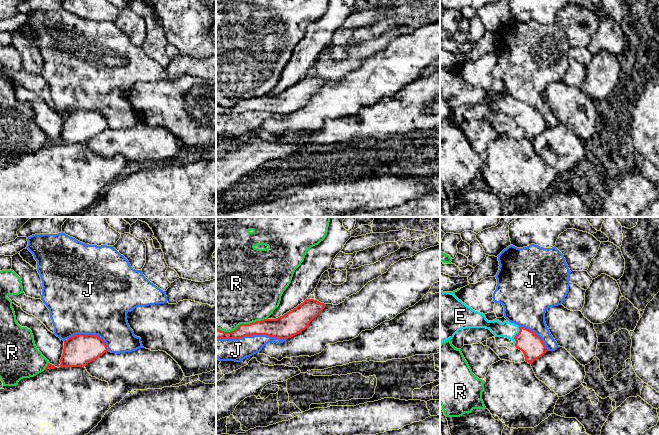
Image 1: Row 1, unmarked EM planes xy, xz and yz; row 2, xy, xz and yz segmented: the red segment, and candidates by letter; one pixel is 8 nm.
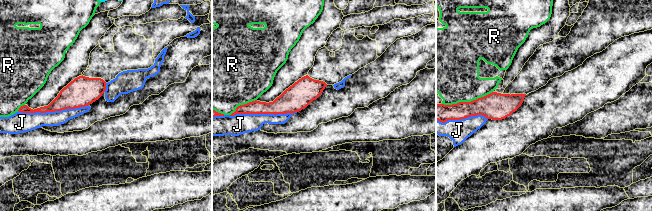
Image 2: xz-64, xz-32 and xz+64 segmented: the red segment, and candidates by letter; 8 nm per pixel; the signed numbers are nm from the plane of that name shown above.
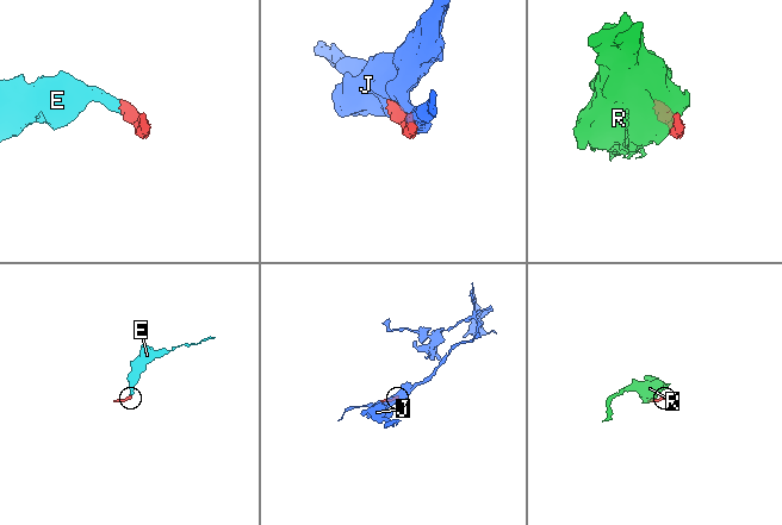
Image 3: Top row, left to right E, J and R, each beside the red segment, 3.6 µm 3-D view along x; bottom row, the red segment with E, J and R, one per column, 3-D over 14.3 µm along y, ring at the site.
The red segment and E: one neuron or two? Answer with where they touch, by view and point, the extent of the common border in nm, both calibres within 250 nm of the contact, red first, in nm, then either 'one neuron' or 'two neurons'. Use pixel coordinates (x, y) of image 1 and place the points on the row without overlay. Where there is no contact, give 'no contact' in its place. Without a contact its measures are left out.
meets red in yz at (516, 111); contact 140 nm long; 190 nm thick on the red side, 130 nm on the other; one neuron

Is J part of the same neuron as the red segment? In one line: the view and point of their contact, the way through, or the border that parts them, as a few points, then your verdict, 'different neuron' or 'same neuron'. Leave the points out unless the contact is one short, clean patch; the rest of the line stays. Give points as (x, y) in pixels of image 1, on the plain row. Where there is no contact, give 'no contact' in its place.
xz (251, 111) | different neuron

